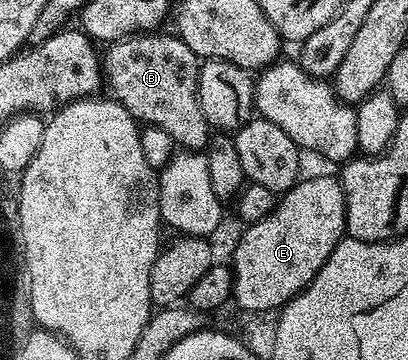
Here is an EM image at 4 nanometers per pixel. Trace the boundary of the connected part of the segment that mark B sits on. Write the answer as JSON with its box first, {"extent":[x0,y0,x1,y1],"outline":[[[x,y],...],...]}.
{"extent":[103,33,211,151],"outline":[[[142,33],[130,35],[128,39],[119,39],[108,44],[103,51],[103,79],[111,90],[112,98],[131,113],[138,124],[157,126],[169,133],[178,148],[186,151],[201,151],[209,146],[211,128],[203,117],[203,109],[199,105],[197,82],[201,72],[202,60],[187,47],[176,34]]]}

